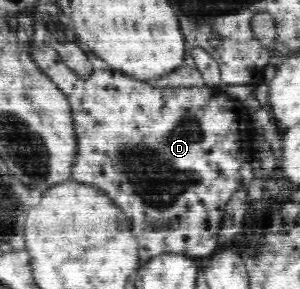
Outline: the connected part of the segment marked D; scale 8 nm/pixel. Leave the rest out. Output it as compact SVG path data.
M37 45L30 48L31 56L39 69L46 75L57 87L69 97L69 105L73 105L73 125L75 125L75 134L78 145L78 160L74 166L72 180L75 182L89 185L94 188L99 188L109 199L113 200L114 204L122 210L127 219L131 221L131 229L133 235L137 238L139 264L145 264L152 257L163 255L187 255L187 257L205 257L205 255L213 255L213 251L217 249L217 243L221 241L217 233L219 233L219 226L221 226L222 218L224 217L225 207L228 200L231 200L235 193L239 192L241 188L239 185L243 183L239 177L239 167L251 157L254 151L252 146L253 124L251 123L251 116L245 115L246 119L247 139L241 139L243 135L243 127L237 131L237 111L247 111L243 109L243 104L239 105L237 100L233 100L224 90L216 88L205 87L180 87L180 88L161 88L149 84L147 81L136 80L128 76L120 70L114 70L102 60L92 59L93 73L91 79L79 79L79 76L72 71L61 61L58 51L55 51L50 46Z

